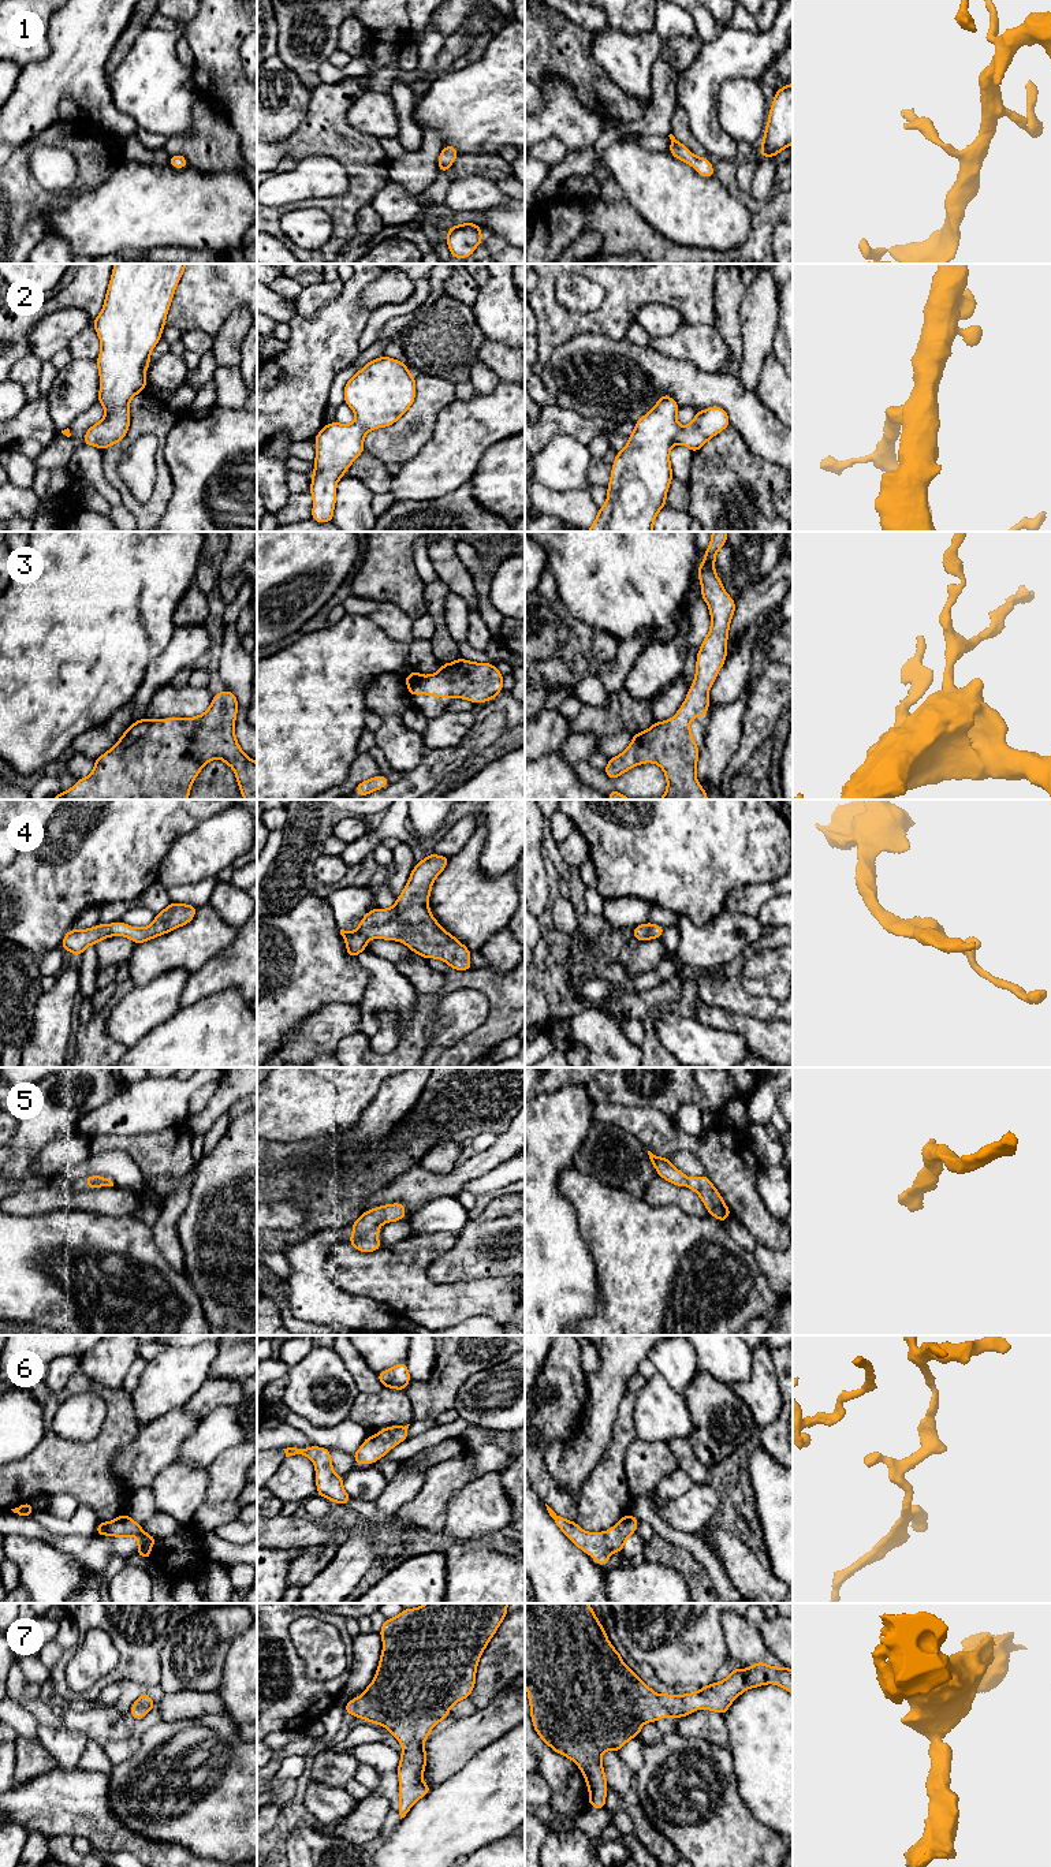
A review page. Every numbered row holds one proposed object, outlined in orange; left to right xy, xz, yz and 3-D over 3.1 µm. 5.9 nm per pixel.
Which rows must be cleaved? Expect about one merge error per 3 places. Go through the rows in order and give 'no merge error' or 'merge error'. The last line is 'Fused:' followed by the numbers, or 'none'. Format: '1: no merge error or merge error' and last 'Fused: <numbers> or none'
1: no merge error
2: no merge error
3: no merge error
4: no merge error
5: no merge error
6: no merge error
7: no merge error
Fused: none

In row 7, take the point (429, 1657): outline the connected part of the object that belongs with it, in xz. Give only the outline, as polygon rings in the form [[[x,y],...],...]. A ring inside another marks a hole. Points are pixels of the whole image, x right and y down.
[[[426,1603],[387,1618],[380,1629],[383,1652],[370,1685],[344,1706],[344,1713],[379,1723],[403,1745],[398,1766],[399,1815],[432,1789],[422,1781],[426,1752],[422,1744],[450,1708],[473,1692],[477,1663],[499,1625],[508,1603]]]

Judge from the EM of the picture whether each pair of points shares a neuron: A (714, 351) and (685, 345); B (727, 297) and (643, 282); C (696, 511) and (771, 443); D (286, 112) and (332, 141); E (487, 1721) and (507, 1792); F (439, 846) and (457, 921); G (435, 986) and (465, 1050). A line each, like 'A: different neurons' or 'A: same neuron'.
A: same neuron
B: different neurons
C: different neurons
D: different neurons
E: different neurons
F: different neurons
G: different neurons

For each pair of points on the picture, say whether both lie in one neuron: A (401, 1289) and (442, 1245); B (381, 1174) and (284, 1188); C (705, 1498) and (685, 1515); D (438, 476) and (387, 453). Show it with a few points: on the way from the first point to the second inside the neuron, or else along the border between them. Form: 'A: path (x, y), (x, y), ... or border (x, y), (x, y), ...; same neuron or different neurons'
A: path (405, 1277), (429, 1252); same neuron
B: path (357, 1174), (334, 1174), (325, 1182), (309, 1182); same neuron
C: path (700, 1504), (690, 1513); same neuron
D: border (429, 439), (401, 464); different neurons

